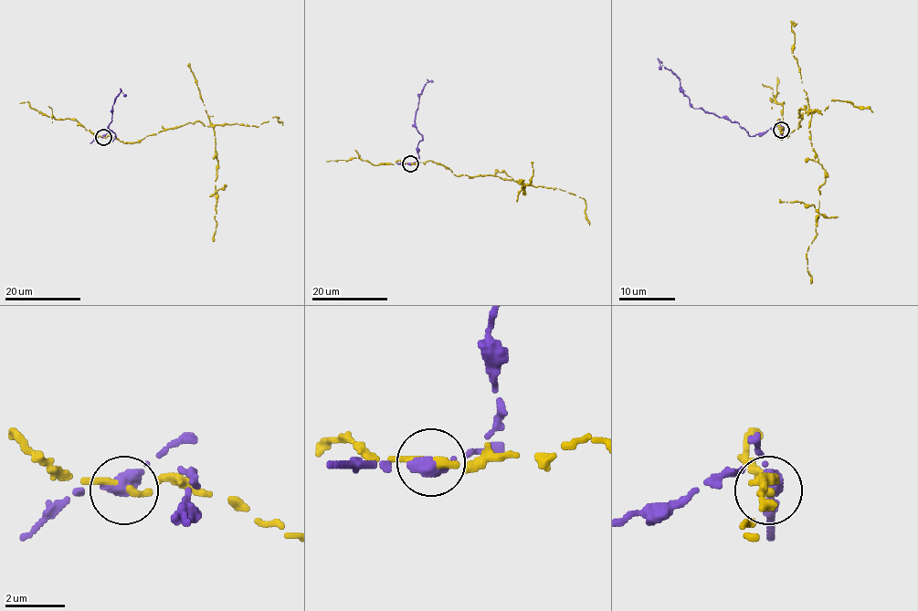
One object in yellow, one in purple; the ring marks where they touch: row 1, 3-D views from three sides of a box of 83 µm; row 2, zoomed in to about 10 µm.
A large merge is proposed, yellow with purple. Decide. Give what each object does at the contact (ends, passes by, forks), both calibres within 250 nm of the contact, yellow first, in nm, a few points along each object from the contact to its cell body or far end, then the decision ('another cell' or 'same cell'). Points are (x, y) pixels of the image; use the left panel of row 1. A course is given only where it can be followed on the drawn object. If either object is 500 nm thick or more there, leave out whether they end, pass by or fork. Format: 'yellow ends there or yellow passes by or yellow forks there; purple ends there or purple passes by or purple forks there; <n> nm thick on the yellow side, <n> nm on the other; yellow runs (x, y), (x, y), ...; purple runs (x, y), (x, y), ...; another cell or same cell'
200 nm thick on the yellow side, 550 nm on the other; yellow runs (103, 137), (137, 142), (189, 122), (212, 126), (217, 159), (212, 241); purple runs (103, 137), (108, 132), (111, 136), (110, 141), (115, 137), (108, 129), (112, 104), (121, 91), (126, 96); another cell

